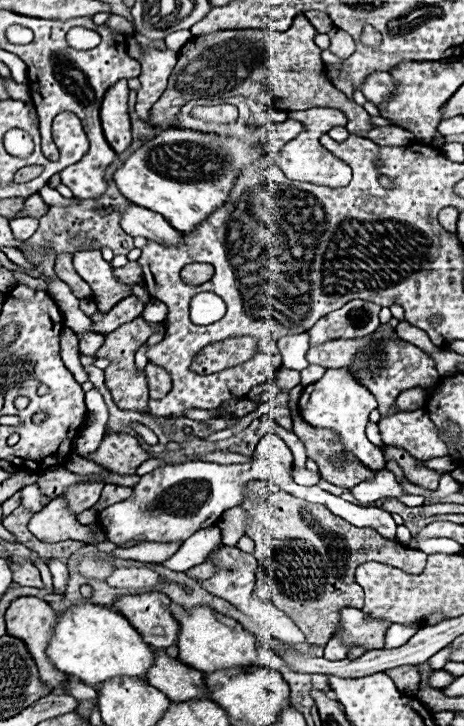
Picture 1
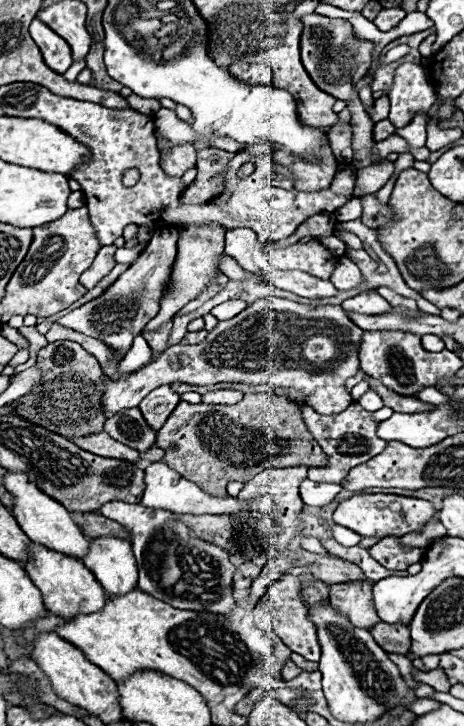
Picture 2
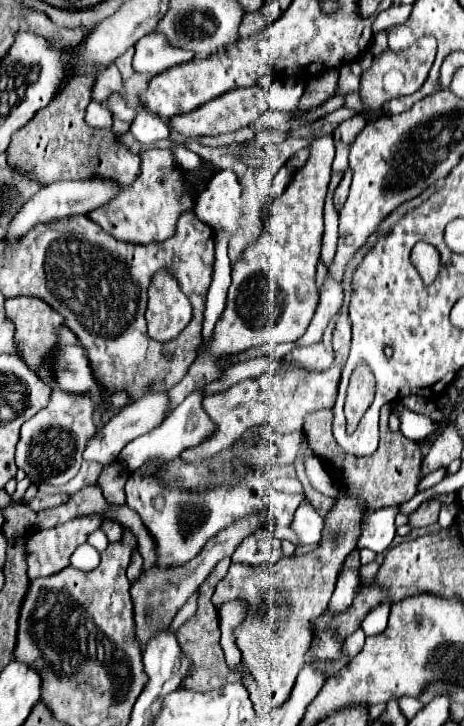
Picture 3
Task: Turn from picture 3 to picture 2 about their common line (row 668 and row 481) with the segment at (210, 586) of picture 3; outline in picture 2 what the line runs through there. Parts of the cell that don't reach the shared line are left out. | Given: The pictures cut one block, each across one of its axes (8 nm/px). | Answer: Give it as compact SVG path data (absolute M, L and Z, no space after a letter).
M268 392L244 394L244 400L234 406L218 406L218 404L186 404L180 402L174 412L168 416L166 424L158 430L156 446L166 452L162 462L168 462L180 476L196 482L202 490L214 496L226 496L226 484L232 480L248 482L252 476L262 472L264 468L288 468L288 466L322 466L326 464L326 454L308 432L300 408L304 402L296 402L292 398Z

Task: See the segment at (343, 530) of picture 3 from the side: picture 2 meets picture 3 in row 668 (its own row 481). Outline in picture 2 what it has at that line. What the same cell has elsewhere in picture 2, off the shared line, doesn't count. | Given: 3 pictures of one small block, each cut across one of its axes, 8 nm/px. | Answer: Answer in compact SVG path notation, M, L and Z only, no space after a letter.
M292 466L292 468L268 468L262 470L258 476L254 476L242 492L238 494L240 500L256 498L262 494L270 494L278 510L284 510L282 522L280 522L280 540L282 546L276 546L276 552L284 552L294 534L302 532L302 524L298 522L298 512L304 506L304 502L298 496L300 480L306 478L306 466Z

